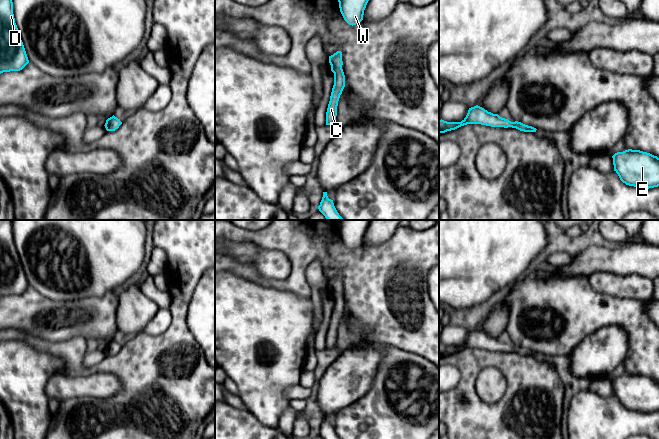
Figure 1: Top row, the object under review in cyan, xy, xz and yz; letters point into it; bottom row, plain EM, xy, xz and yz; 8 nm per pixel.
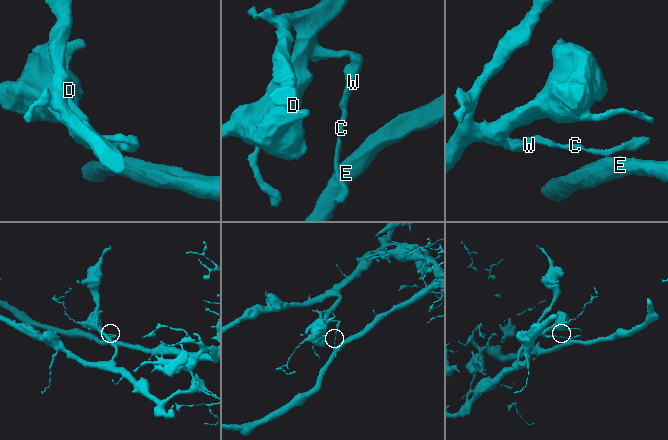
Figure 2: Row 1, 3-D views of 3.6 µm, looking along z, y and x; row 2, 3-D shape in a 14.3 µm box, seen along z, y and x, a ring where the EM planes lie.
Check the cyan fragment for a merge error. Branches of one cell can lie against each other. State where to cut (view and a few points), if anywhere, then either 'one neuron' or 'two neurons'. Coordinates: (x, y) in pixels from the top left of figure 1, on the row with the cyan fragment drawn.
cut in xz along (331, 67), (334, 69), (341, 68); two neurons

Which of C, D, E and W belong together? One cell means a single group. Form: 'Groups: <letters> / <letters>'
Groups: C E / D W

